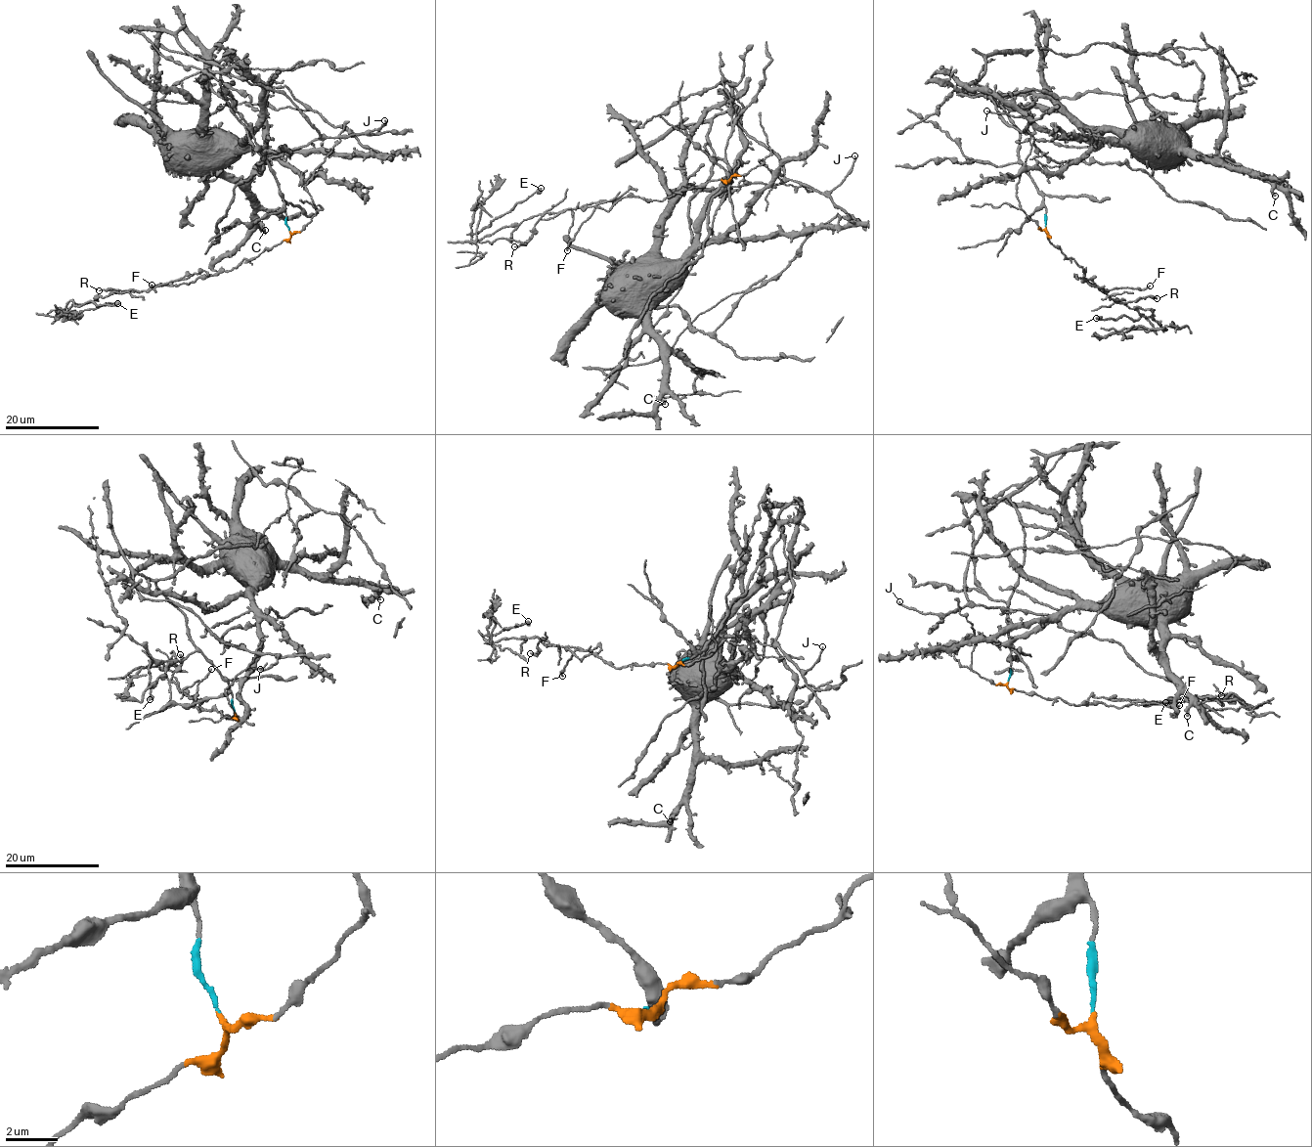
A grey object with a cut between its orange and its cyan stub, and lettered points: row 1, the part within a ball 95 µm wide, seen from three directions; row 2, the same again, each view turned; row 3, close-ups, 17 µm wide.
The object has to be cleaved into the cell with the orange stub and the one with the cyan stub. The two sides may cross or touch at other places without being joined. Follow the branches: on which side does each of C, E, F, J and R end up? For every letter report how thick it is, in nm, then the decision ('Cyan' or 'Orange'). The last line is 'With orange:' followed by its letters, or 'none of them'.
C: Thickness 320 nm. Cyan
E: Thickness 360 nm. Orange
F: Thickness 180 nm. Orange
J: Thickness 190 nm. Cyan
R: Thickness 180 nm. Orange
With orange: E, F, R

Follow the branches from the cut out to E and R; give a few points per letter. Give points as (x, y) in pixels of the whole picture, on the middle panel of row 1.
E: (729, 180), (658, 200), (626, 197), (608, 210), (534, 215), (477, 240), (476, 233), (541, 188)
R: (729, 180), (715, 180), (658, 200), (626, 197), (608, 210), (581, 207), (545, 213), (530, 237), (514, 247)

